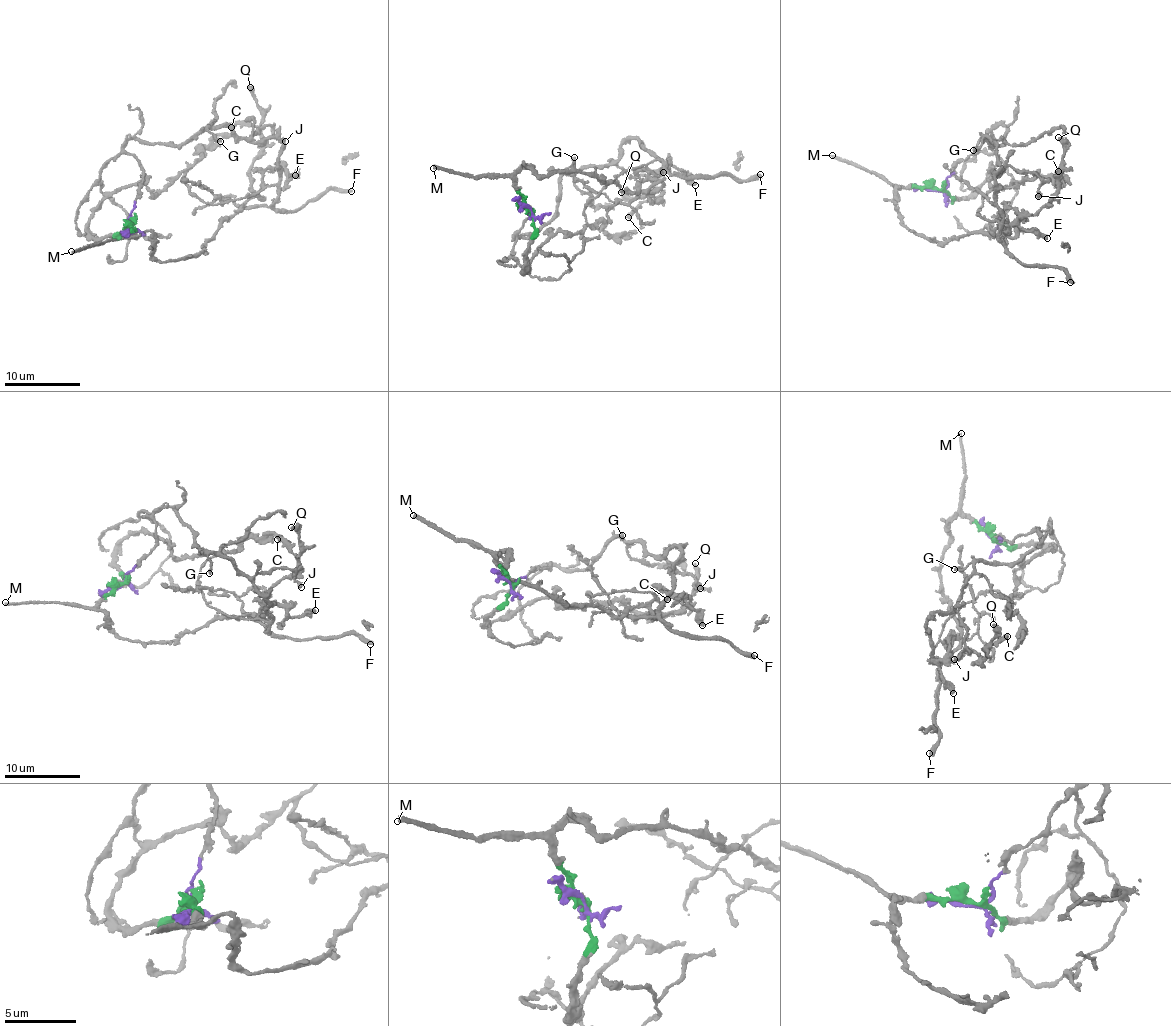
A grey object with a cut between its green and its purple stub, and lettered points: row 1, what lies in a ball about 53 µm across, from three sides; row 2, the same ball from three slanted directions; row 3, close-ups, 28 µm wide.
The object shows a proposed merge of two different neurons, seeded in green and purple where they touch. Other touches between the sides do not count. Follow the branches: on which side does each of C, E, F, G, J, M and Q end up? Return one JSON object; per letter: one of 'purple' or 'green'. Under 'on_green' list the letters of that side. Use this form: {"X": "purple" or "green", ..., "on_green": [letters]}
{"C": "green", "E": "green", "F": "purple", "G": "purple", "J": "purple", "M": "green", "Q": "green", "on_green": ["C", "E", "M", "Q"]}

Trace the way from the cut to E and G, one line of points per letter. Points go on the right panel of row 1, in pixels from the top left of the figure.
E: (939, 190), (894, 186), (901, 222), (931, 240), (993, 236), (1008, 208), (1026, 229), (1048, 237)
G: (939, 190), (947, 187), (954, 165), (991, 130), (1002, 124), (1007, 130), (1000, 145), (983, 138), (973, 151)

